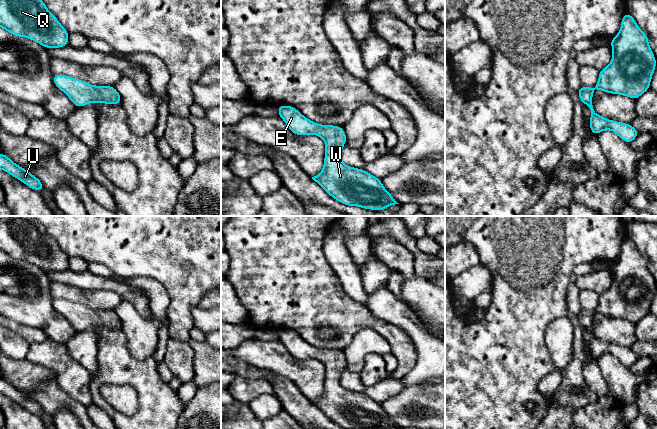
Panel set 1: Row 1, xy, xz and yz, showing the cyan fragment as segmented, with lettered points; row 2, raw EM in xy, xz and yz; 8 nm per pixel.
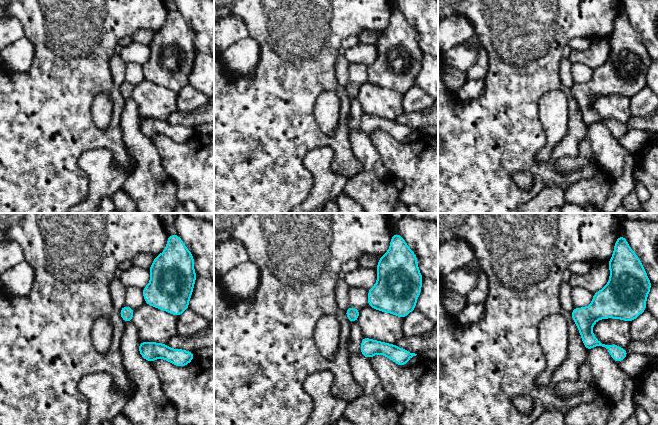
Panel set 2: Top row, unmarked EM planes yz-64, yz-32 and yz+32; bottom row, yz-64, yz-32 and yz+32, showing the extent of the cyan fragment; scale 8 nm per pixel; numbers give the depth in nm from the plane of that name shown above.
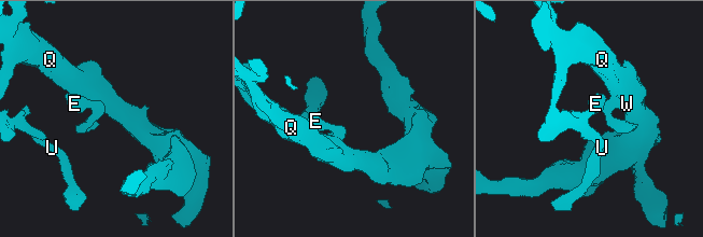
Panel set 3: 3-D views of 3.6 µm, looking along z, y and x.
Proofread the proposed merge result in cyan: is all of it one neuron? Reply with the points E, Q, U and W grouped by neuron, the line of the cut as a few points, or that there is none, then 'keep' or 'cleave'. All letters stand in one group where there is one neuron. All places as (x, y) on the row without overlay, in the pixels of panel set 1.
groups E Q U W; cut none; keep

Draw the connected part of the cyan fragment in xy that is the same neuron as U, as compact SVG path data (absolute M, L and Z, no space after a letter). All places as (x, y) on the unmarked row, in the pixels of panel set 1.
M4 376L0 378L0 393L19 403L28 411L38 416L45 412L37 401L32 399L29 395L26 395L23 391L14 387Z

